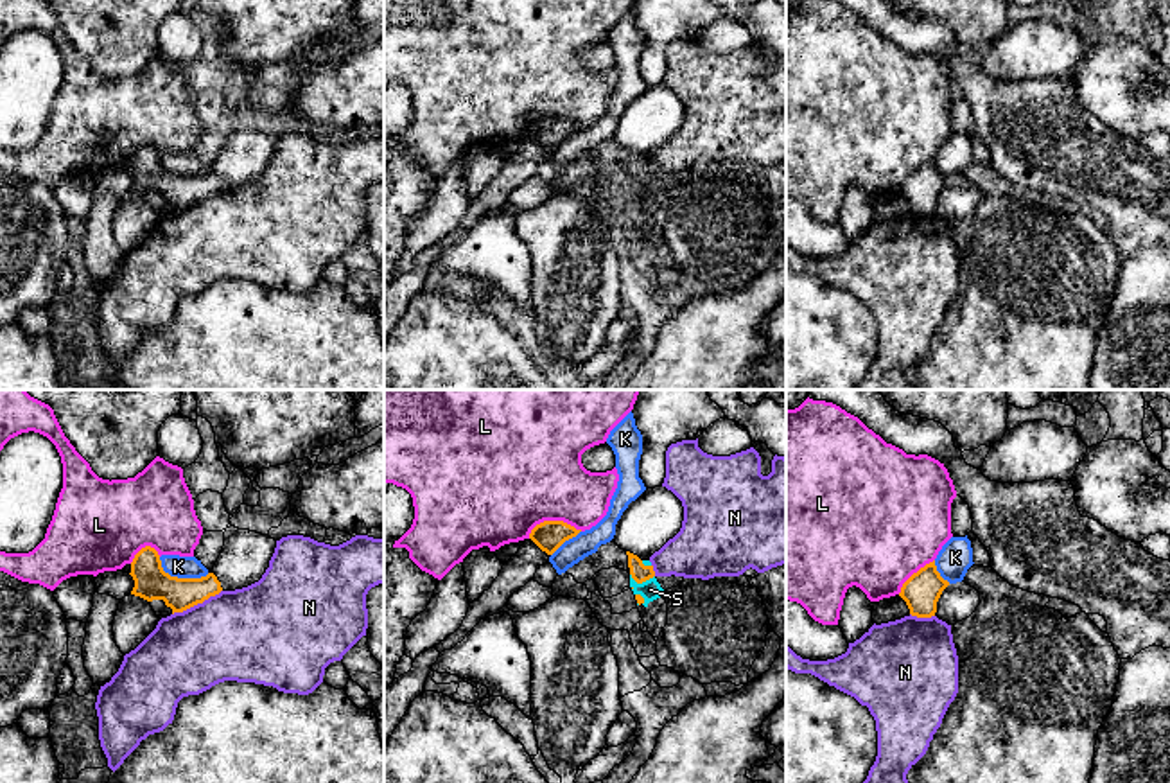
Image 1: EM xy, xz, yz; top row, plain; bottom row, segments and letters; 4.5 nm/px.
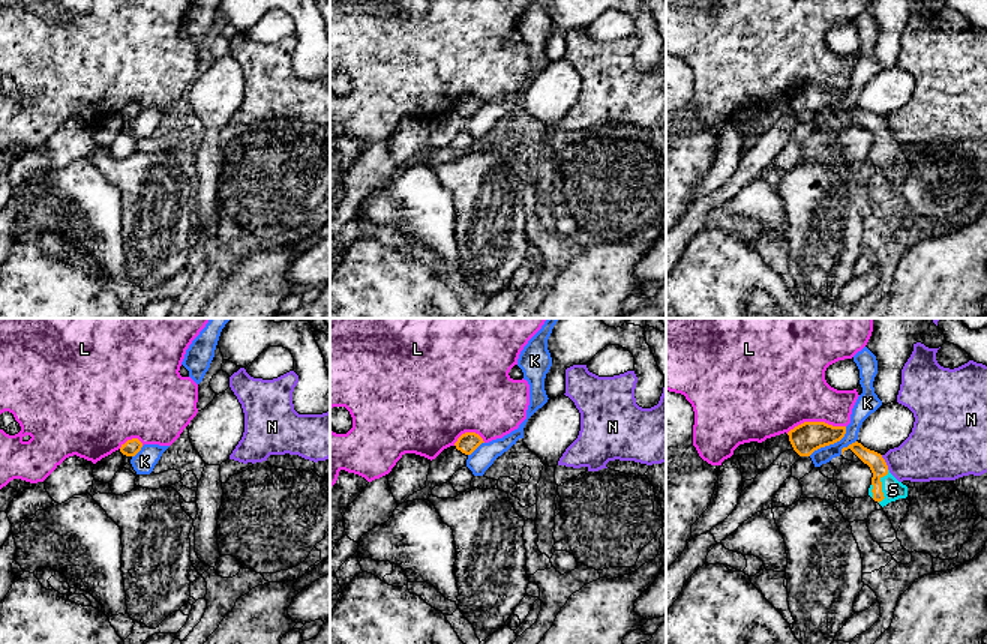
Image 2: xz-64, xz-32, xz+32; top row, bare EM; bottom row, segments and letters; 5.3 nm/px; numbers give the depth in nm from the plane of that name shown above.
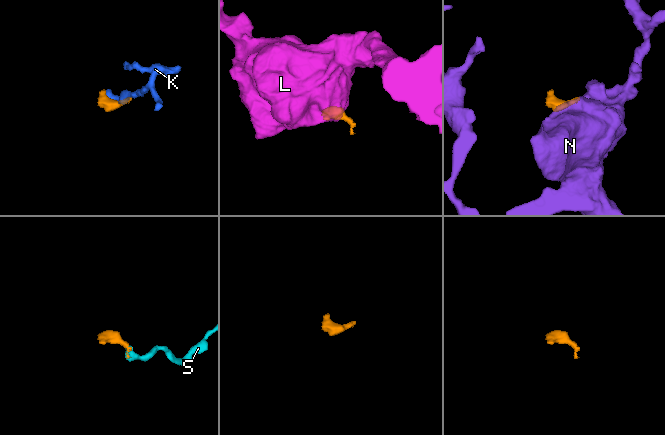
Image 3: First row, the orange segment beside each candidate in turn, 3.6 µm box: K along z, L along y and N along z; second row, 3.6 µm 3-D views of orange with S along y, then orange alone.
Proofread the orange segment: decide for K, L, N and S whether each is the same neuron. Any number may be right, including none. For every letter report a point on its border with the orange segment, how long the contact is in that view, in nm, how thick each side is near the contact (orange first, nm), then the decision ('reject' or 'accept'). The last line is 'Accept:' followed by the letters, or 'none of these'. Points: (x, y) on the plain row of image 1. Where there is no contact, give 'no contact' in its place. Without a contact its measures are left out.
K: xy (180, 176) | 240 nm | 160/100 nm | reject
L: xz (553, 119) | 260 nm | 140/460 nm | reject
N: xy (196, 202) | 260 nm | 160/400 nm | reject
S: xz (641, 180) | 110 nm | 80/90 nm | accept
Accept: S

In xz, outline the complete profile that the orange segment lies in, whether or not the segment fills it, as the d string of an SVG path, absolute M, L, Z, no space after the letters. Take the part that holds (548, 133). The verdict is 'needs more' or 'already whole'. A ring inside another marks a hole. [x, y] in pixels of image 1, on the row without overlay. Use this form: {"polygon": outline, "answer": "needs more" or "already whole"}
{"polygon": "M544 119L537 122L529 136L547 153L553 153L565 138L576 135L581 128L563 119Z", "answer": "already whole"}

